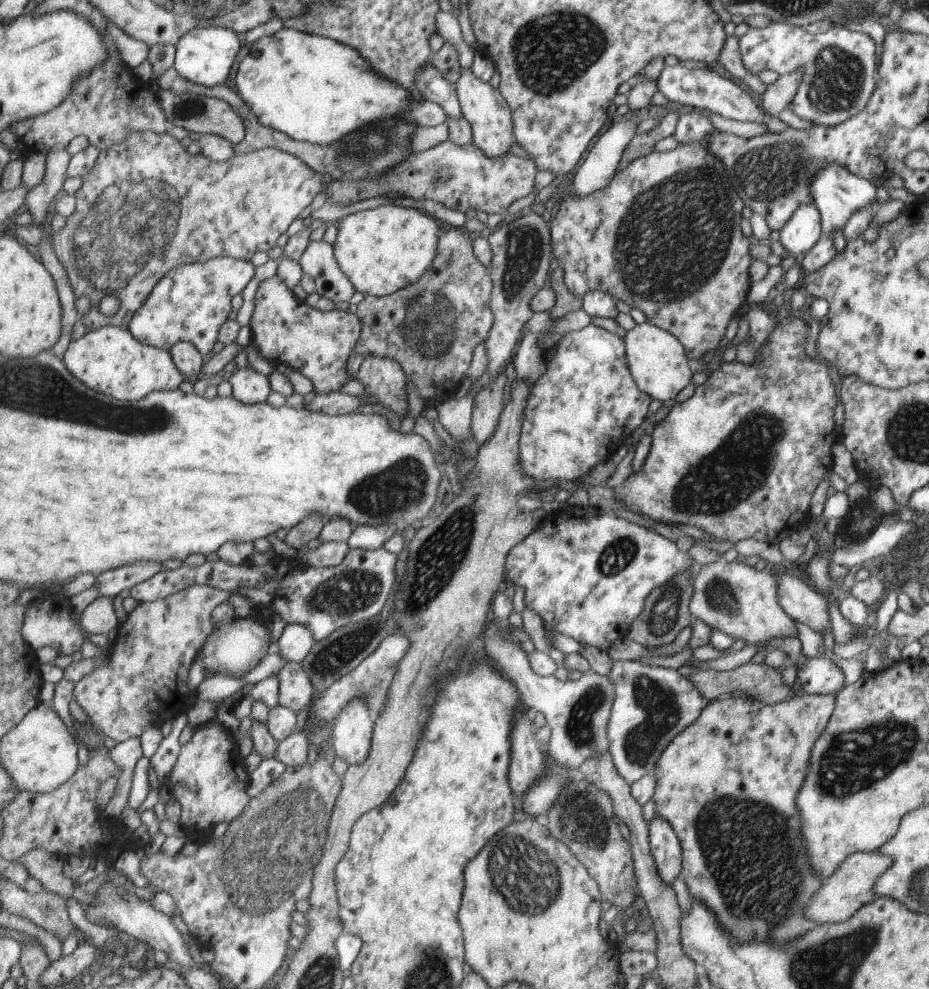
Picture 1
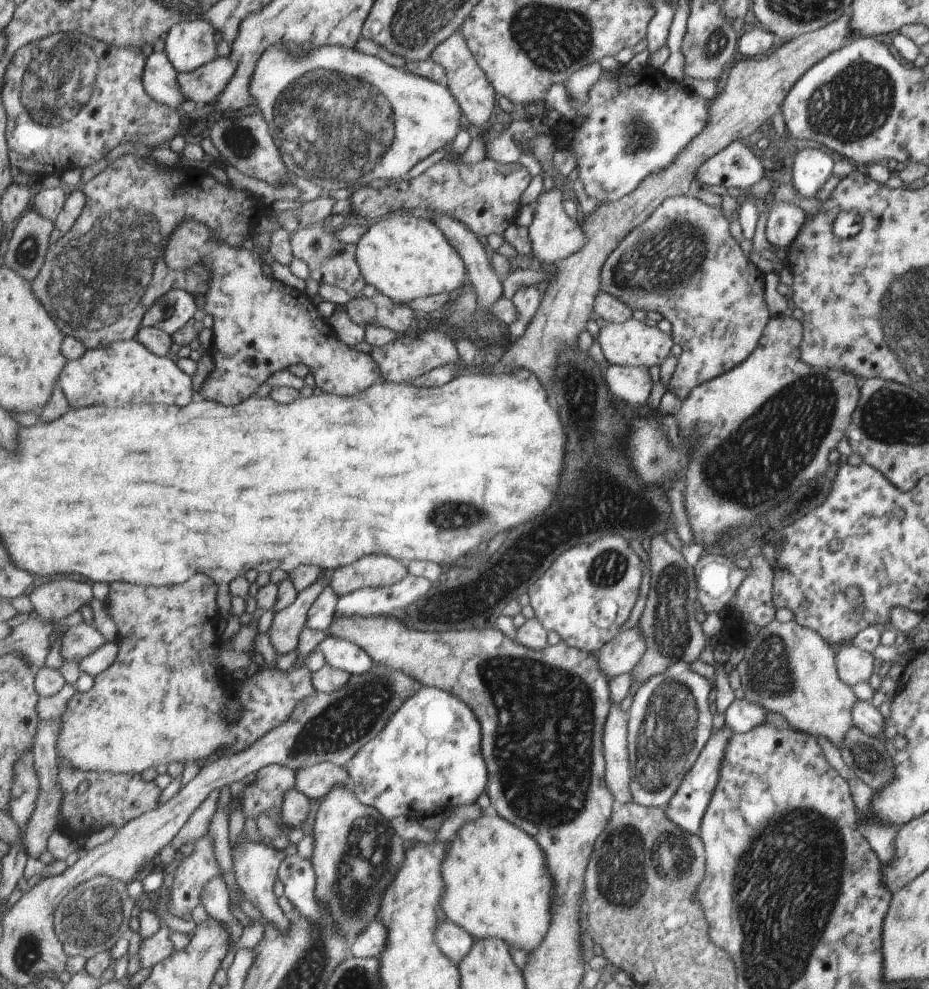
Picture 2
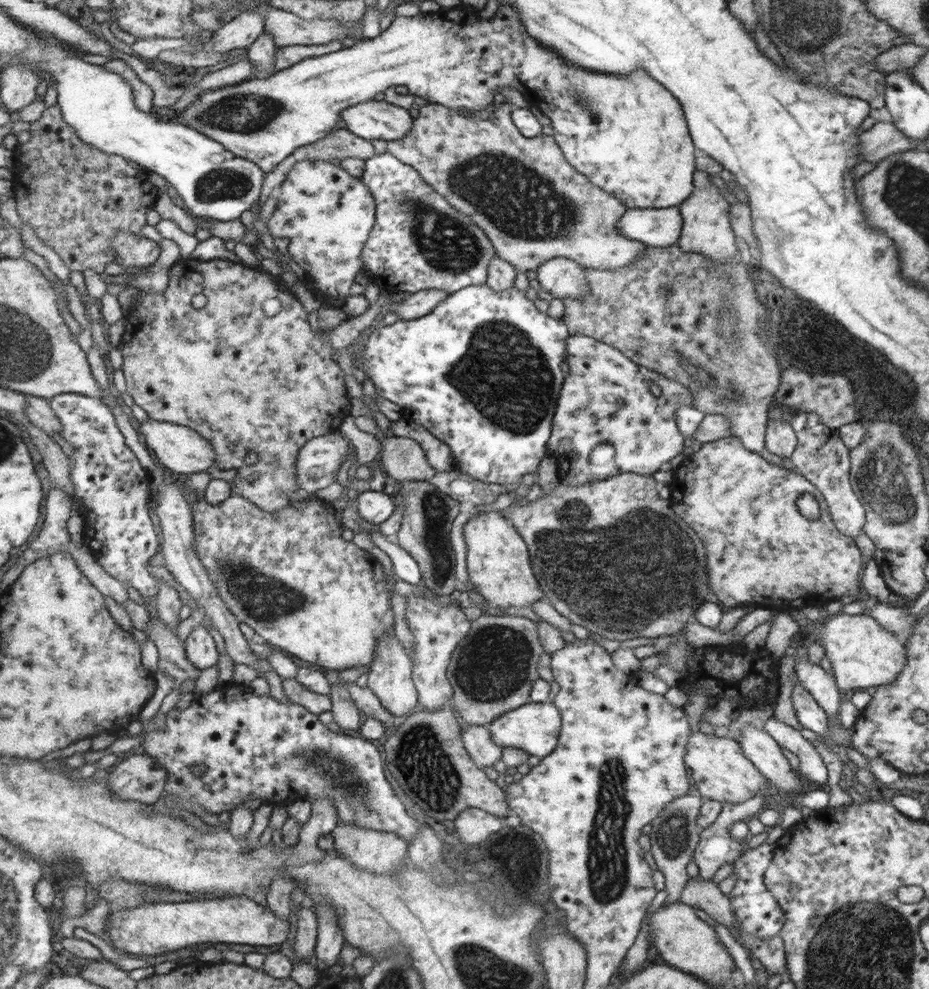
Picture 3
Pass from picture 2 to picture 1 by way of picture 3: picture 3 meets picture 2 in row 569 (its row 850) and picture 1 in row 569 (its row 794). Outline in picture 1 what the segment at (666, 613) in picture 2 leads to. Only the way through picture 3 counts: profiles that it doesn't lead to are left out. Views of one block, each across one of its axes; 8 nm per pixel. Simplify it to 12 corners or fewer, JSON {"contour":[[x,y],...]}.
{"contour":[[698,565],[645,597],[629,640],[655,649],[691,624]]}

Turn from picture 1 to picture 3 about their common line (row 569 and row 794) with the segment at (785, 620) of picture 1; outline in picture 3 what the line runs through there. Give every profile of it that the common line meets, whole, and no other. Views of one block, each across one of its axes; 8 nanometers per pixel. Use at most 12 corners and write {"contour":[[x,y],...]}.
{"contour":[[691,732],[686,766],[704,800],[741,803],[772,787],[731,735]]}

